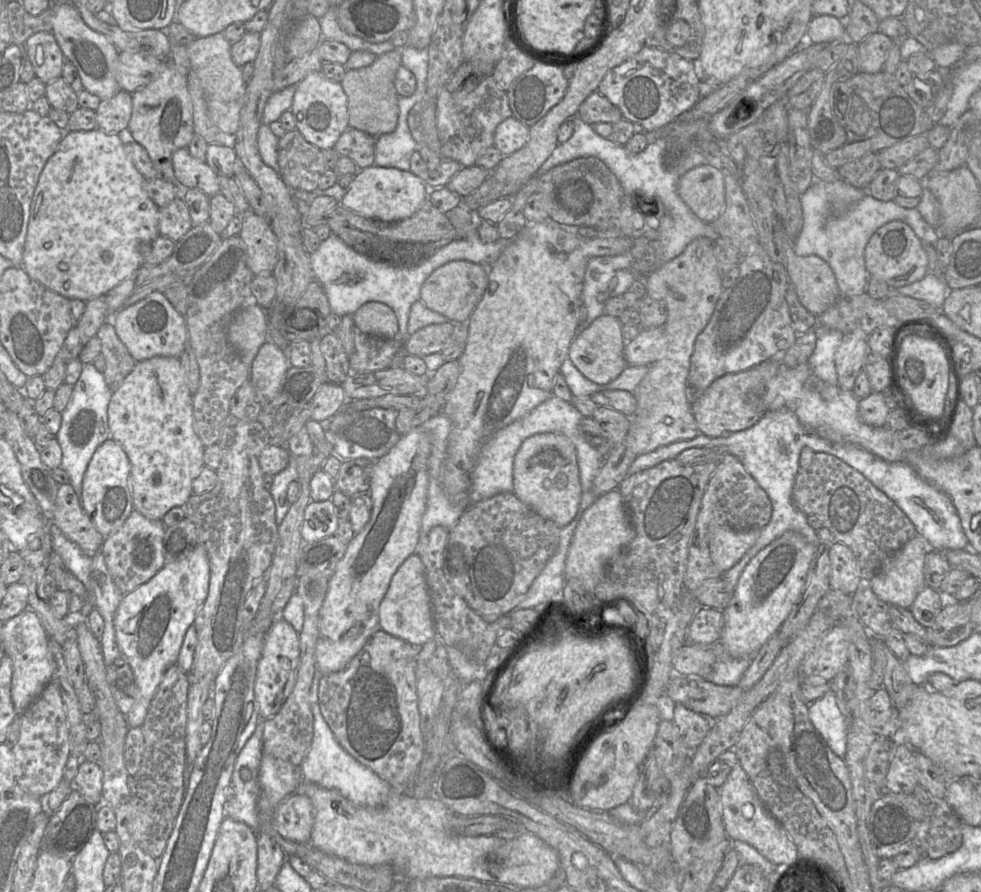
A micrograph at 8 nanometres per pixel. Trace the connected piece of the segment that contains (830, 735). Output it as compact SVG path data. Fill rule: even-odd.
M828 691L821 698L808 704L808 716L830 749L840 758L846 751L846 720L840 712L835 694Z

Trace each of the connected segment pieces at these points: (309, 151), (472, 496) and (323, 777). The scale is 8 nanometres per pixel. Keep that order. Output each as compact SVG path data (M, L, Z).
M294 129L278 142L279 174L291 190L314 191L327 170L324 154Z
M553 395L525 416L493 434L482 447L477 462L471 471L468 491L469 505L500 493L514 491L514 458L525 439L534 434L553 432L564 434L572 443L575 443L576 433L579 432L582 419L583 415L573 404Z
M317 670L309 692L309 702L313 715L313 738L309 750L299 766L303 780L323 788L335 789L357 805L379 807L386 803L394 789L372 770L348 754L337 742L321 714L318 703L318 683L321 676Z

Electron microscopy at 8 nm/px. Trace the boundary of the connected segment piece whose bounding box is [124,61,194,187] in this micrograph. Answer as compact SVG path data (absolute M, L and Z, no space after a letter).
M163 61L158 76L132 93L132 115L124 134L130 141L135 141L146 149L157 172L157 178L180 187L180 182L174 173L172 156L176 150L187 148L194 135L187 76Z

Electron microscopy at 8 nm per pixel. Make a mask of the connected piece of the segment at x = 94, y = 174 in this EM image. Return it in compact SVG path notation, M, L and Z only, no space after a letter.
M99 128L90 131L65 131L58 149L47 160L38 179L31 204L30 219L21 265L22 268L32 279L70 300L80 299L89 301L100 296L105 296L111 289L118 286L143 265L143 257L139 251L140 245L144 242L152 242L159 236L159 208L149 198L145 191L145 180L146 179L137 171L131 160L128 158L122 136L107 134Z

